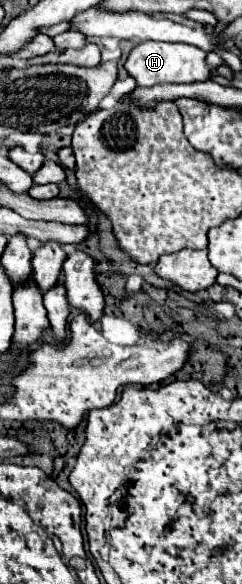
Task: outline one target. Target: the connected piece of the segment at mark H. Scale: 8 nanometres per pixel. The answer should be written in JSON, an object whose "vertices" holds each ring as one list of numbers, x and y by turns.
{"vertices":[[141,42,137,44,127,62,125,70,135,78,137,86,155,86,165,82,205,82,209,80,211,68,205,64,205,52,189,44,169,44,169,42]]}

